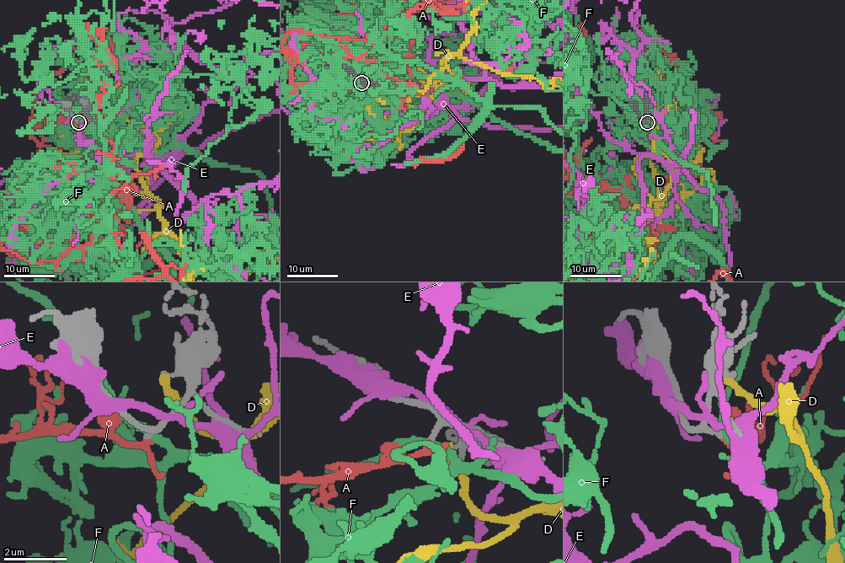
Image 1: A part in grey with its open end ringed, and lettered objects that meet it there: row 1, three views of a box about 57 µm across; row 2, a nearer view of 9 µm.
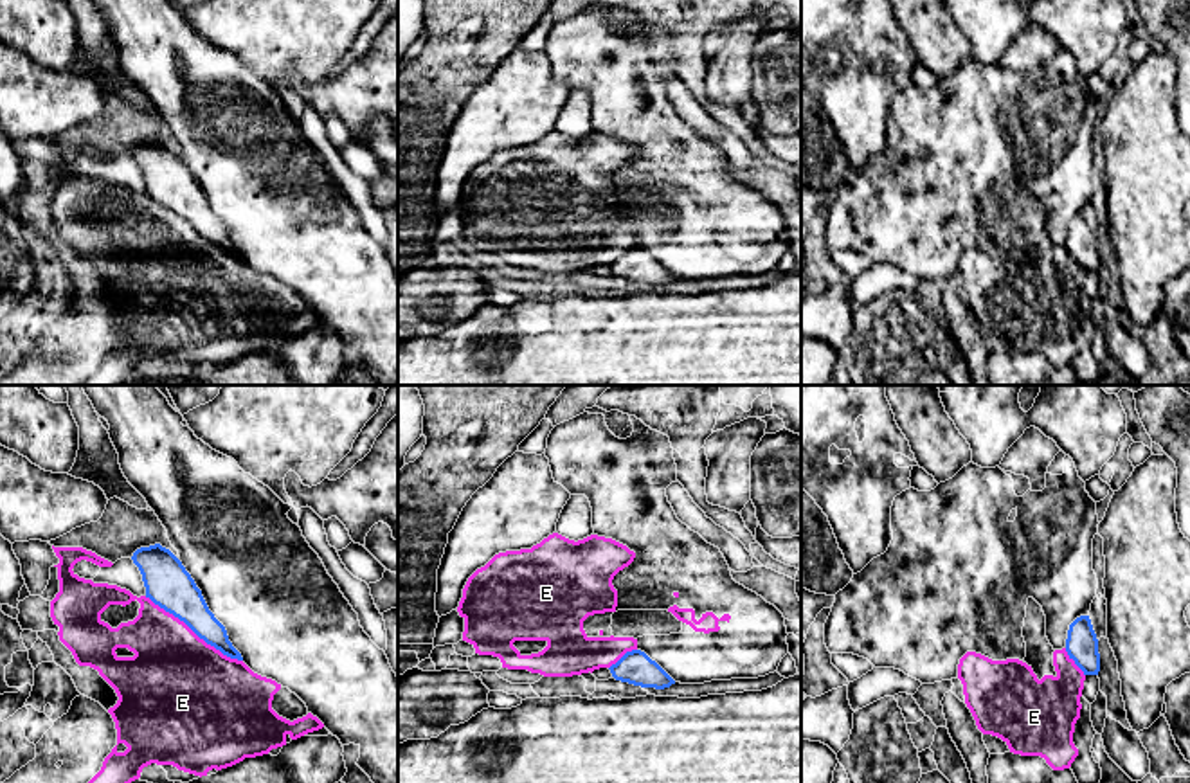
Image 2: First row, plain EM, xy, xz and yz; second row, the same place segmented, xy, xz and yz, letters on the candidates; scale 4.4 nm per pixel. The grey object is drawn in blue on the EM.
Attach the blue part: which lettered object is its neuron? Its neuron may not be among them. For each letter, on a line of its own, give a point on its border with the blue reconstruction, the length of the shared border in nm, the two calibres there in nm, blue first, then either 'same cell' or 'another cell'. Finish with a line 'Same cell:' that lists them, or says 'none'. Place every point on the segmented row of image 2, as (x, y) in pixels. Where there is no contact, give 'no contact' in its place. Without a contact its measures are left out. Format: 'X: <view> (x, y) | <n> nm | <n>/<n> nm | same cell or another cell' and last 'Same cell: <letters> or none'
A: no contact | same cell
D: no contact | another cell
E: xy (193, 630) | 550 nm | 200/440 nm | another cell
F: no contact | another cell
Same cell: A

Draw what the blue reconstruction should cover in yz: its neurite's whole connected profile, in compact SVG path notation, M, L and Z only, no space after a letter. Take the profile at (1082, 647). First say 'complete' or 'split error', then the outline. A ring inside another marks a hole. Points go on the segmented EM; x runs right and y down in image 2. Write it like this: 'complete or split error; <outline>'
complete; M1080 616L1069 625L1066 652L1069 659L1073 659L1075 664L1084 671L1084 675L1098 675L1098 639L1089 616Z

